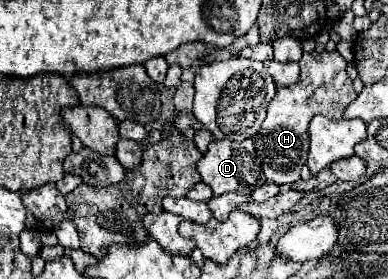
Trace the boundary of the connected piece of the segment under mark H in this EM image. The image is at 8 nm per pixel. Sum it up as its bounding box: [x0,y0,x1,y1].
[253,51,357,187]

